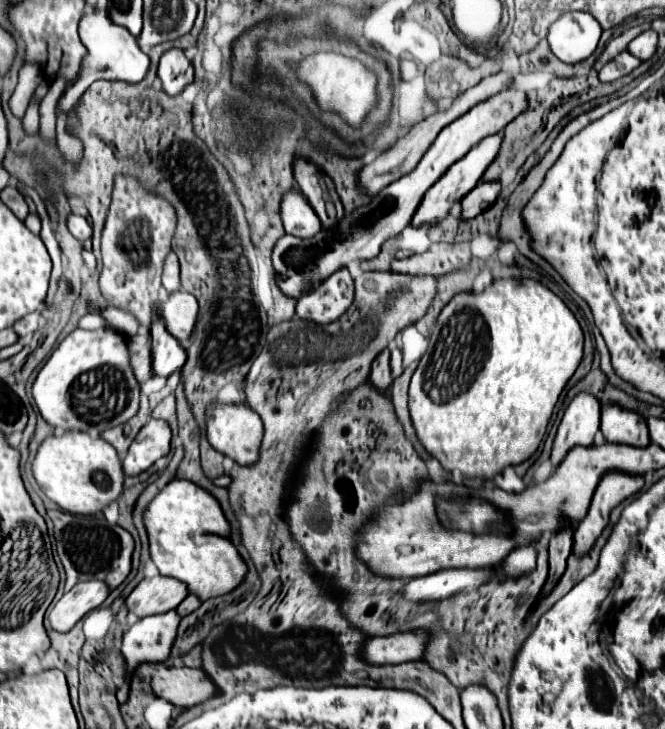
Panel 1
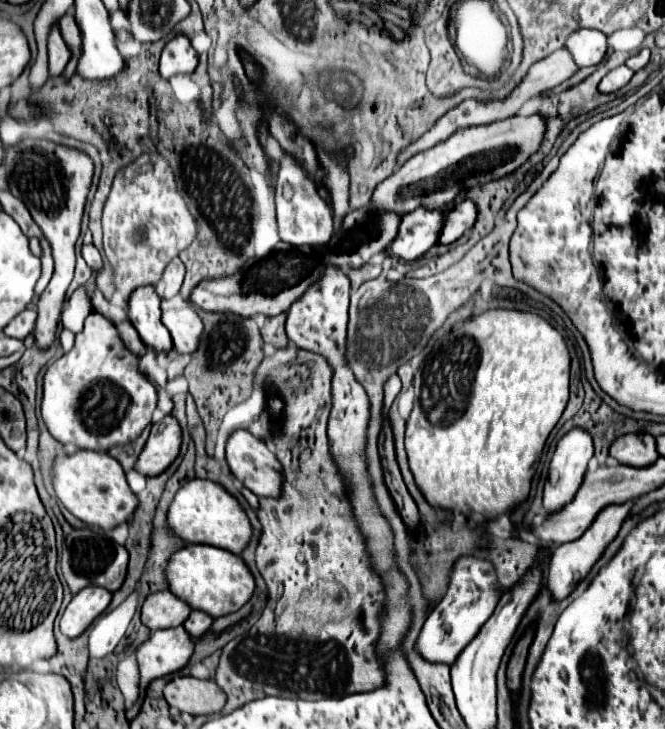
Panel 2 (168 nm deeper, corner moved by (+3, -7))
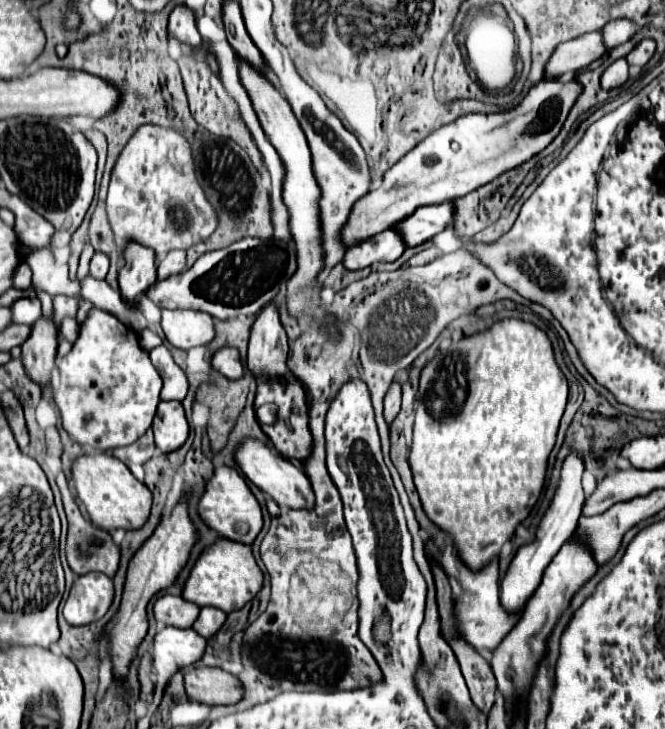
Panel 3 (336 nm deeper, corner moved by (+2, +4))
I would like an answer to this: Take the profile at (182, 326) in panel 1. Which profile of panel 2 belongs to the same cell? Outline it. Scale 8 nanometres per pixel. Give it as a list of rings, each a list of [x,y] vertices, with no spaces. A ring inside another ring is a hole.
[[[189,306],[167,308],[161,316],[163,326],[169,330],[173,340],[173,350],[179,354],[191,354],[199,348],[199,340],[203,334],[203,322],[197,316],[197,310]]]

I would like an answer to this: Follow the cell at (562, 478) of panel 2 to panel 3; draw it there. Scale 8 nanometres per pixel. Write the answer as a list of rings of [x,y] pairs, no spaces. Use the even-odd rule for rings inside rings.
[[[574,451],[562,463],[556,493],[554,493],[552,503],[546,509],[546,513],[544,513],[544,517],[536,529],[536,539],[518,549],[516,557],[512,559],[512,563],[508,567],[508,573],[504,575],[504,579],[500,583],[500,603],[502,603],[506,613],[518,615],[524,611],[528,599],[534,595],[534,591],[538,589],[538,585],[542,581],[544,569],[550,565],[550,561],[554,559],[554,555],[562,547],[562,541],[566,541],[566,537],[570,537],[570,533],[574,533],[578,529],[580,509],[582,509],[582,501],[584,501],[584,491],[582,491],[582,483],[580,483],[582,473],[584,473],[582,453]]]

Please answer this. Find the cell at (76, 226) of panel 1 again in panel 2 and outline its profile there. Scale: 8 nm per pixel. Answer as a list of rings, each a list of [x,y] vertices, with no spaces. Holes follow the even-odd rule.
[[[89,244],[89,246],[83,246],[83,258],[85,258],[85,262],[87,262],[87,266],[93,270],[93,272],[101,272],[103,270],[103,260],[101,260],[101,254],[99,254],[99,250],[93,246],[93,244]]]

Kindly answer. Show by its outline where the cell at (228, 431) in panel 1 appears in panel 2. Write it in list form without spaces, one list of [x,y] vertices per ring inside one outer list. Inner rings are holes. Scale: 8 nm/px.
[[[237,430],[229,436],[227,464],[255,496],[281,496],[281,462],[251,432]]]

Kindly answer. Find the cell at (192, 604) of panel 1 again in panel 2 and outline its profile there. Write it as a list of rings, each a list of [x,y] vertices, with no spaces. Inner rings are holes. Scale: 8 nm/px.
[[[193,610],[191,616],[189,616],[187,622],[185,622],[185,630],[187,630],[193,638],[197,638],[197,636],[201,636],[201,634],[205,634],[205,632],[209,630],[209,624],[213,624],[213,618],[211,618],[209,614],[205,614],[205,612],[201,612],[201,610]]]

